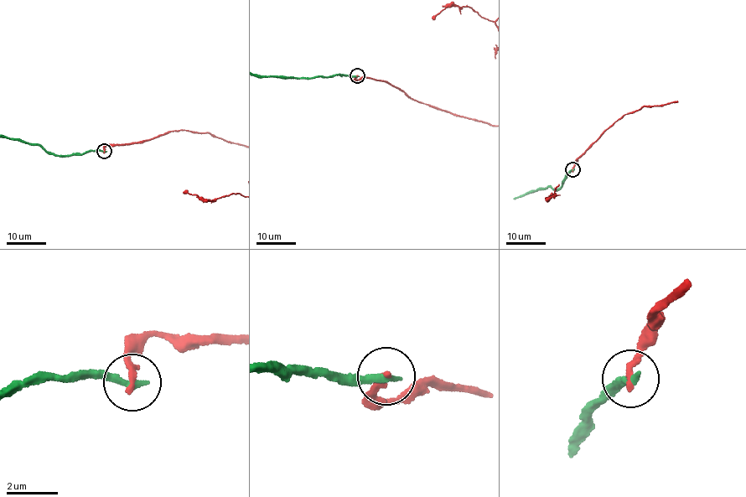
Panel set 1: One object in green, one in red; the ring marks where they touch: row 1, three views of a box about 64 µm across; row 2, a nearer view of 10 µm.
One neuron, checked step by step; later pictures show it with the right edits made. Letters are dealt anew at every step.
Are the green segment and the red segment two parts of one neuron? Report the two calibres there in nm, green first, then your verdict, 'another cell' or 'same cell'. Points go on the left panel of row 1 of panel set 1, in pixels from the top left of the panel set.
320 nm thick on the green side, 280 nm on the other; another cell

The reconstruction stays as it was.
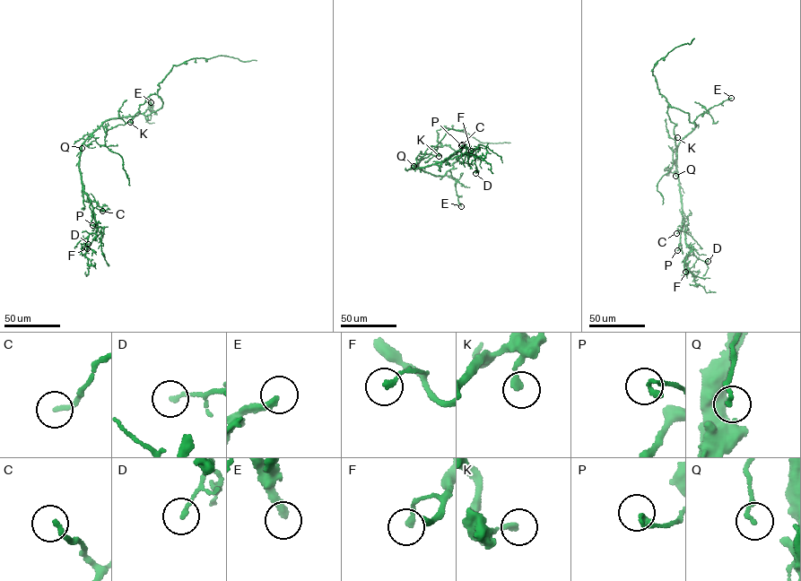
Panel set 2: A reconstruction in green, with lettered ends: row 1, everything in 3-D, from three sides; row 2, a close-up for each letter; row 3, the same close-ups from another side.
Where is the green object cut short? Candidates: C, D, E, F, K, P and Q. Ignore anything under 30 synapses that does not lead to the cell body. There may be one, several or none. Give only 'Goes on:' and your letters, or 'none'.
Goes on: E

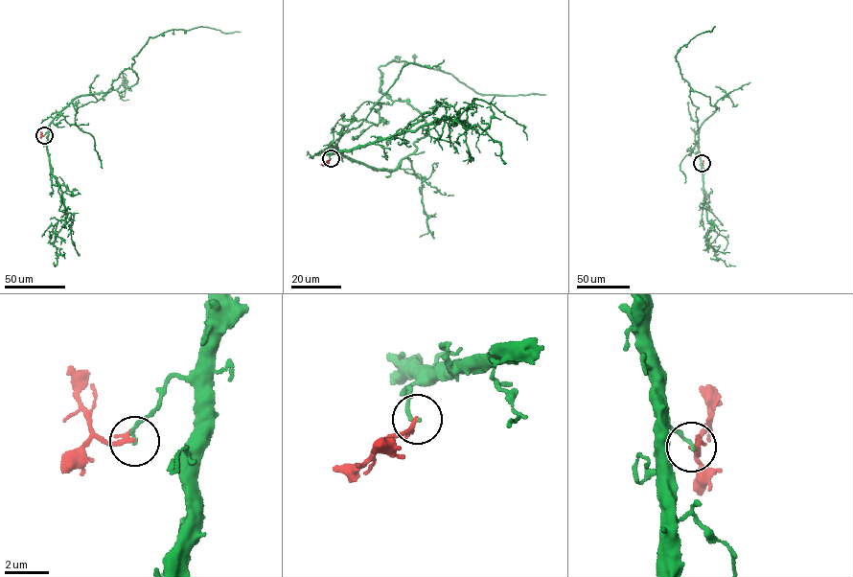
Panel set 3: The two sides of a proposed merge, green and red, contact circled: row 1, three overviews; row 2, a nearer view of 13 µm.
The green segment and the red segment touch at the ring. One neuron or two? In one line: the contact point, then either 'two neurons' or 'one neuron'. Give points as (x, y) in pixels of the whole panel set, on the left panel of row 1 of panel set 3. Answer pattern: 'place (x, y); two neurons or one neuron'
place (44, 135); two neurons

